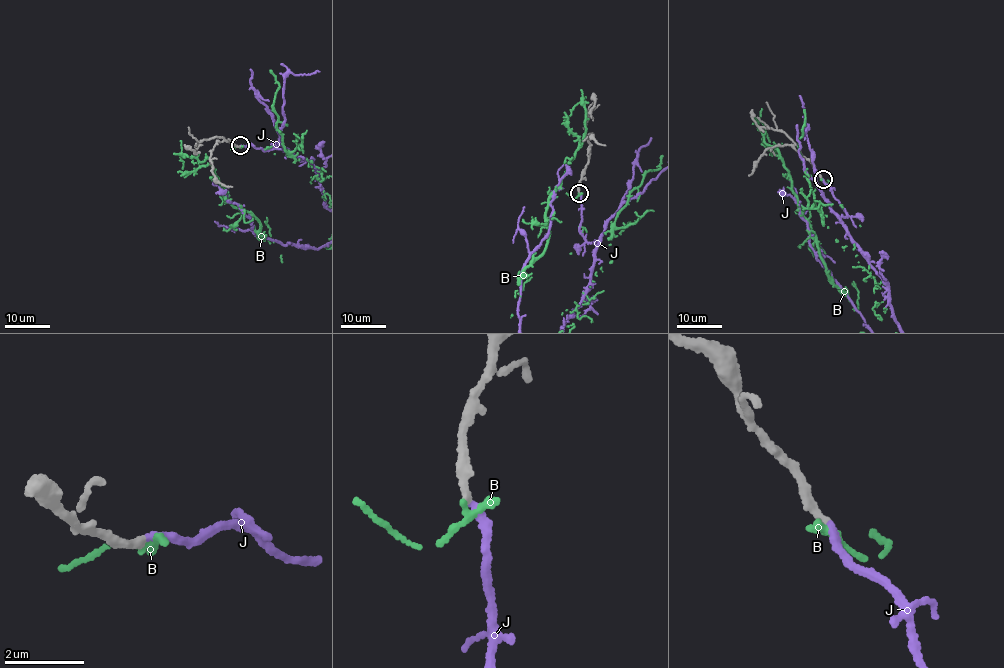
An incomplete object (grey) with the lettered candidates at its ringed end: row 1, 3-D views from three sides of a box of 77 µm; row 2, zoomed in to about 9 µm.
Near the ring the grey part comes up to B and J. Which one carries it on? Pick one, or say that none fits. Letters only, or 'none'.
J

